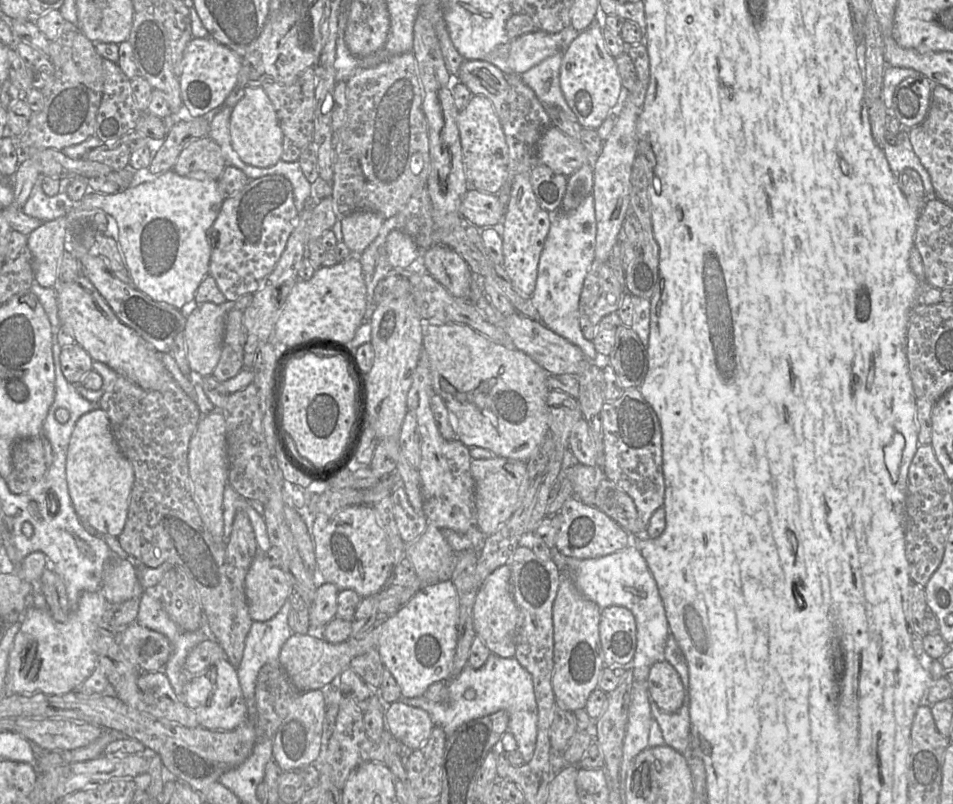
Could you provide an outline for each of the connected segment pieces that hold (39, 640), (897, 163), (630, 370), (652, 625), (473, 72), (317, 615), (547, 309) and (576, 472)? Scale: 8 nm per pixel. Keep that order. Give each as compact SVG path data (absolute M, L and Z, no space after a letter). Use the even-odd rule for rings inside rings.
M101 588L85 592L76 609L69 610L64 622L56 620L49 611L27 607L9 654L5 684L7 695L62 695L75 691L97 665L96 631L102 626L108 604Z
M902 124L900 130L903 132L902 144L892 145L886 141L885 145L883 146L883 151L893 175L897 178L904 169L915 169L921 176L924 191L927 197L935 196L930 175L921 164L909 140L910 128Z
M622 325L619 328L614 350L608 358L624 390L641 387L649 369L648 353L632 327Z
M631 544L621 551L590 559L567 557L557 548L551 549L551 559L560 572L568 574L585 597L594 601L601 609L618 605L633 613L637 626L637 647L630 668L635 681L647 682L652 665L665 661L670 629L657 583L639 548Z
M464 60L460 66L457 79L471 91L472 95L483 95L492 102L504 132L504 126L498 111L503 107L509 94L509 84L506 80L506 75L489 62L482 60Z
M328 582L317 587L315 599L310 607L308 630L310 635L320 633L325 625L336 617L338 592L339 589Z
M590 194L573 211L553 213L538 265L536 287L530 299L538 311L540 321L550 330L579 347L587 359L595 360L597 351L592 341L587 340L580 327L579 301L583 283L589 268L595 260L596 218L593 194Z
M578 462L565 471L565 477L572 483L574 496L589 506L594 505L596 491L602 479L606 478L602 468L586 466Z

